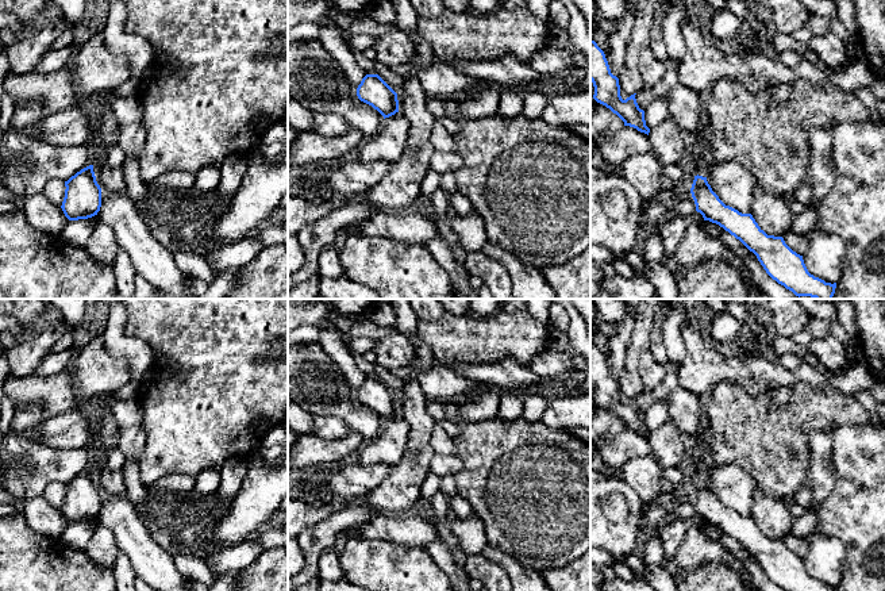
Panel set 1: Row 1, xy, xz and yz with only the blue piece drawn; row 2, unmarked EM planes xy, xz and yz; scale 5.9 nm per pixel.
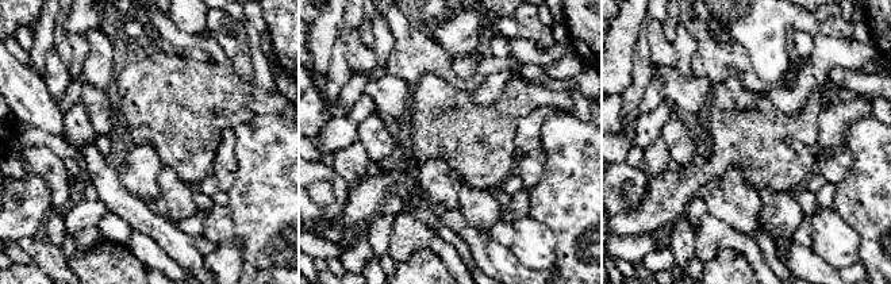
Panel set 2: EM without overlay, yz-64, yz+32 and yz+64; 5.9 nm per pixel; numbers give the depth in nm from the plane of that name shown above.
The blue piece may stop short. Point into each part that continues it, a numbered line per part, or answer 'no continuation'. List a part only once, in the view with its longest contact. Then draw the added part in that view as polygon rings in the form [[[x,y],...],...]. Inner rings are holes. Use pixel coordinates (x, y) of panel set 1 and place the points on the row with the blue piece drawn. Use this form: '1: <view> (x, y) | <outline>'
no continuation

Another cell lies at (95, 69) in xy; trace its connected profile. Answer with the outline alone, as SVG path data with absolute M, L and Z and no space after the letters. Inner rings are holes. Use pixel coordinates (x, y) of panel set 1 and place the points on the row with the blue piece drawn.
M103 32L91 37L72 57L72 64L49 73L7 73L4 92L14 104L42 103L46 115L62 111L89 96L109 93L131 78L126 55L109 50Z

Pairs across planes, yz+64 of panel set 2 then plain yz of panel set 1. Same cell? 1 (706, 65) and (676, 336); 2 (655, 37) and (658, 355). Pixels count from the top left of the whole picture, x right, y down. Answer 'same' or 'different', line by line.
1: different
2: different

